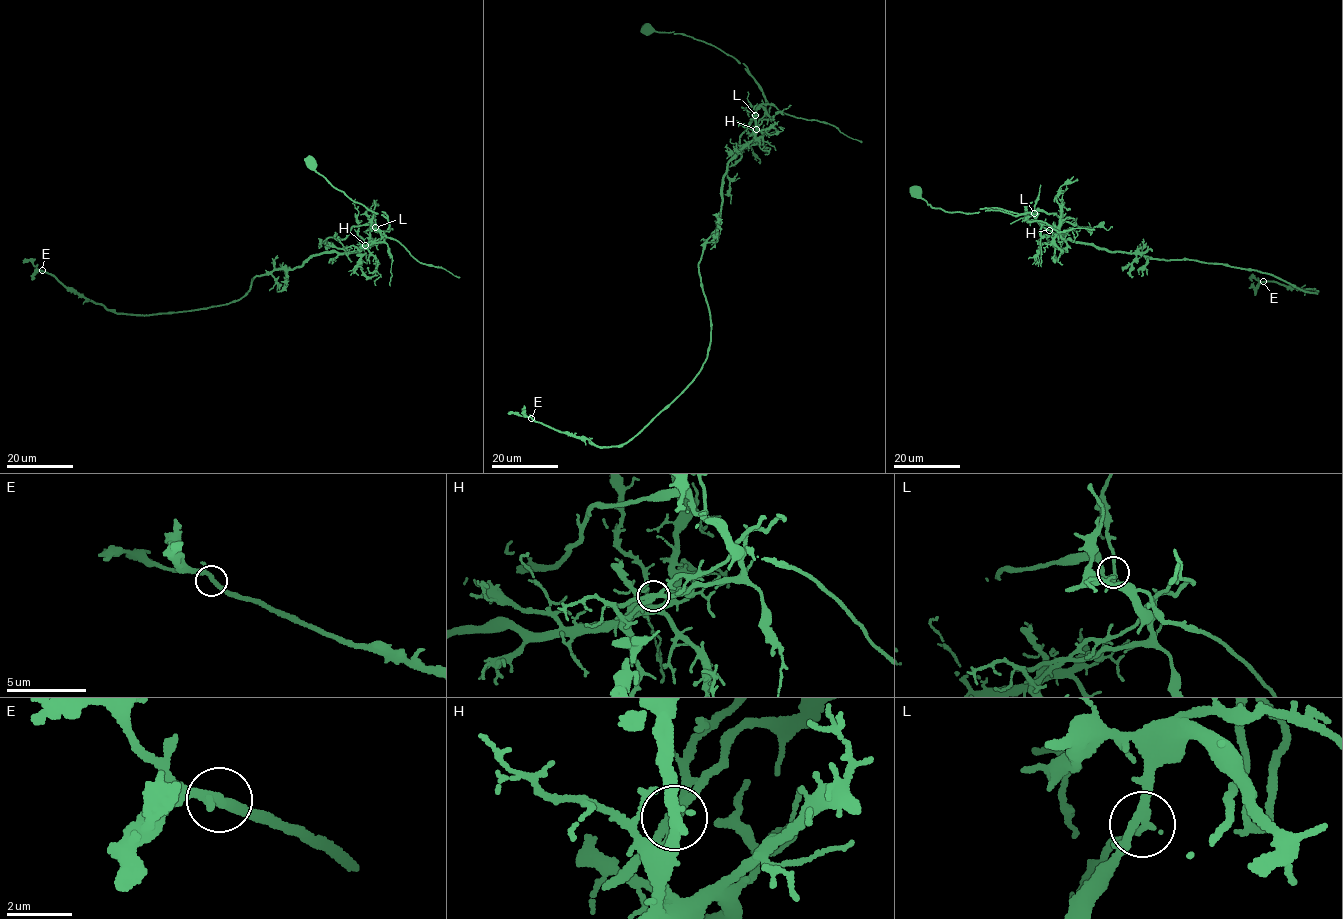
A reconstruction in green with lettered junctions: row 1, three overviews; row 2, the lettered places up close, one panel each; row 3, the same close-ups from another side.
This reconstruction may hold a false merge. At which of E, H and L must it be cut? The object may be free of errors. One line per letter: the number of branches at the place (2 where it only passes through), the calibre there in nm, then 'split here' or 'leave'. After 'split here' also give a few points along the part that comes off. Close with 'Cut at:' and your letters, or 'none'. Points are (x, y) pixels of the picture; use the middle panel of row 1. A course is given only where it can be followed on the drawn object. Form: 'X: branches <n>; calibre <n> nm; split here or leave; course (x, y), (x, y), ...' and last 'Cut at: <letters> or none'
E: branches 3; calibre 240 nm; leave
H: branches 3; calibre 240 nm; split here; course (756, 128), (769, 117), (761, 106), (740, 138), (741, 156), (727, 169), (730, 203)
L: branches 3; calibre 220 nm; leave
Cut at: H

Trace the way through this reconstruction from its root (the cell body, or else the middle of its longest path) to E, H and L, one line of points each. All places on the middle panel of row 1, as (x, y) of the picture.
E: (648, 30), (733, 56), (765, 97), (754, 137), (729, 162), (698, 264), (708, 355), (617, 446), (531, 418)
H: (648, 30), (692, 37), (714, 46), (743, 64), (765, 97), (765, 112), (756, 128)
L: (648, 30), (692, 37), (714, 46), (743, 64), (765, 97), (765, 112), (760, 107), (755, 115)

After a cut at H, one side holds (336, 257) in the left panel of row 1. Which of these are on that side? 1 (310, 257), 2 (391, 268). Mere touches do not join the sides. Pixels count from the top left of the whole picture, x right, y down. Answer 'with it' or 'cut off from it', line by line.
1: with it
2: cut off from it

